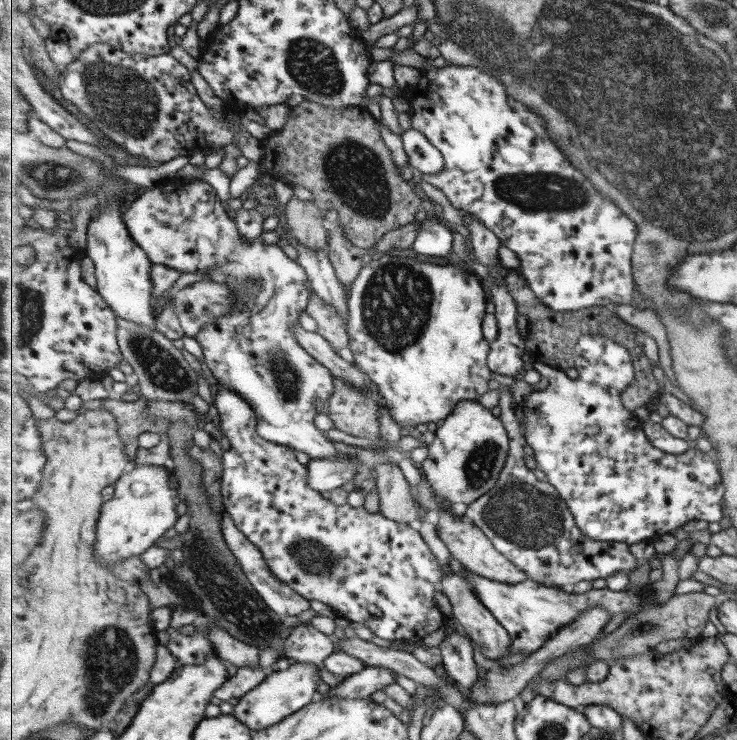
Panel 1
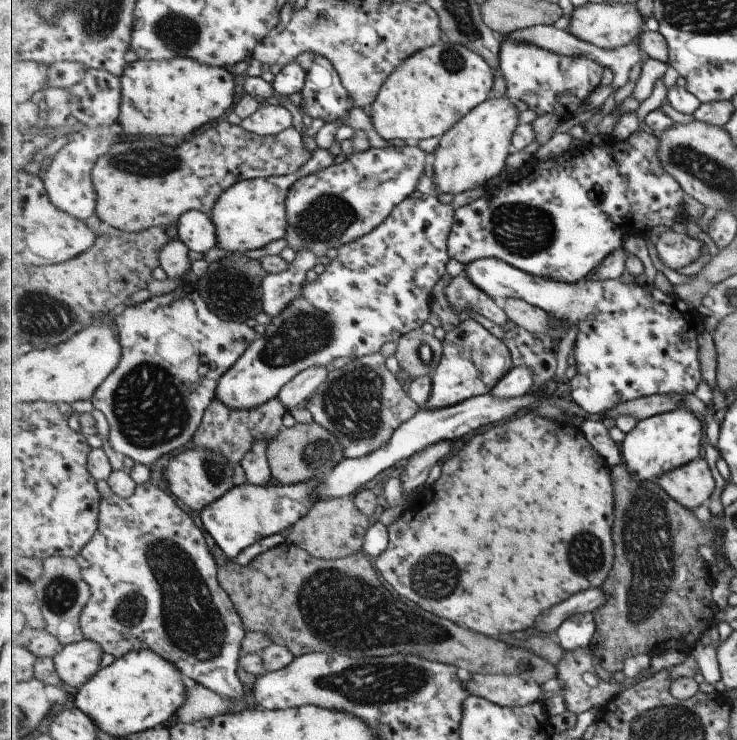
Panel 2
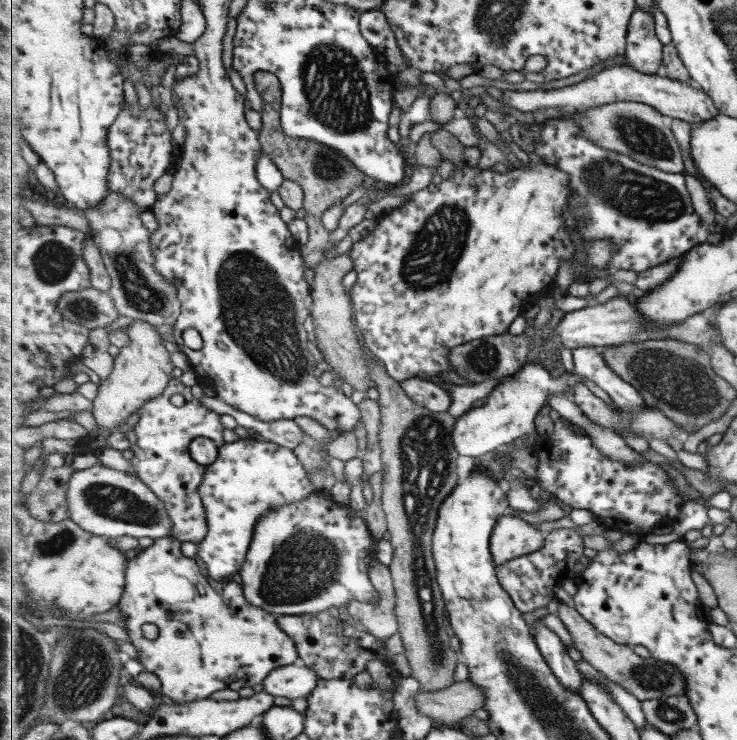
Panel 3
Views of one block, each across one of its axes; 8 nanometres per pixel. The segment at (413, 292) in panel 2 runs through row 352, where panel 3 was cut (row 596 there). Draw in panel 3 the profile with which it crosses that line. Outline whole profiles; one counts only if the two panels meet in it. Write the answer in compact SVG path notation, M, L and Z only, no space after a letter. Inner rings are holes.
M316 490L304 500L272 508L264 514L257 523L248 558L239 572L244 595L248 600L277 616L327 613L328 608L347 606L353 599L361 603L374 603L379 592L369 576L370 563L375 562L371 541L373 536L369 533L363 517L349 515L350 509L349 506L337 506L331 500L329 491L323 496L323 491Z

